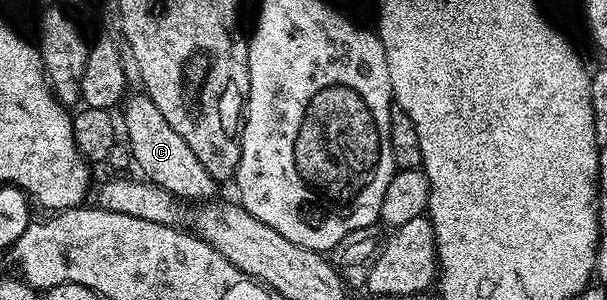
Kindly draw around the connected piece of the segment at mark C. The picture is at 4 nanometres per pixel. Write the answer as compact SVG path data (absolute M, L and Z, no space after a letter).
M147 95L140 97L129 96L123 102L124 125L122 121L122 133L128 136L128 145L132 148L132 157L136 160L136 165L141 169L143 176L149 181L158 183L158 187L166 187L174 196L183 199L185 202L196 201L195 203L204 203L212 197L218 189L218 183L198 163L198 155L186 147L186 139L166 123L162 111L154 107L154 103Z

